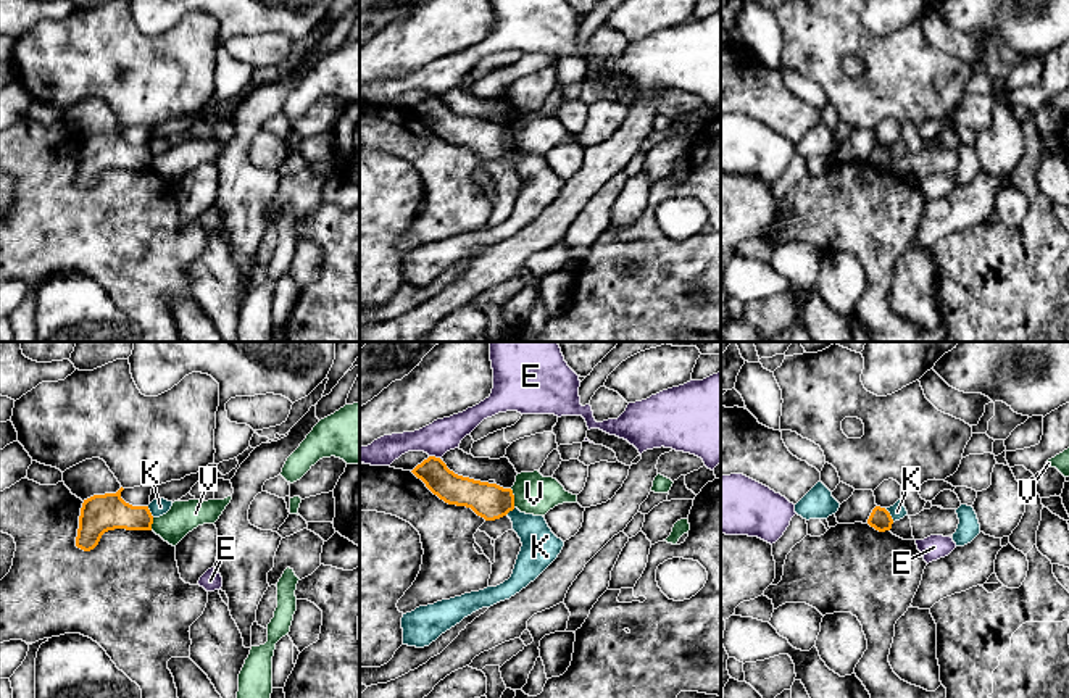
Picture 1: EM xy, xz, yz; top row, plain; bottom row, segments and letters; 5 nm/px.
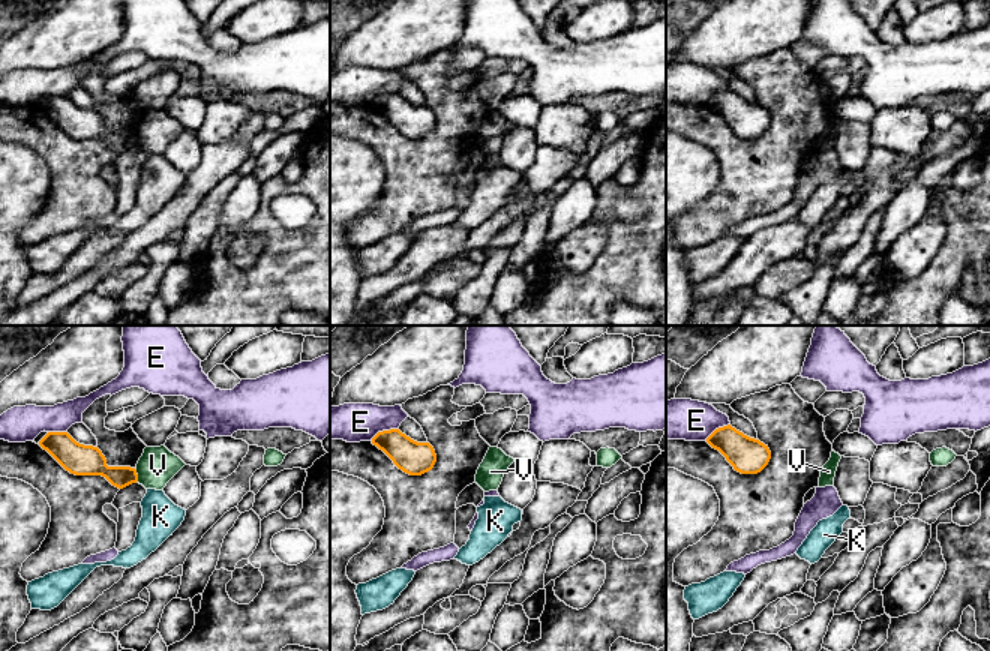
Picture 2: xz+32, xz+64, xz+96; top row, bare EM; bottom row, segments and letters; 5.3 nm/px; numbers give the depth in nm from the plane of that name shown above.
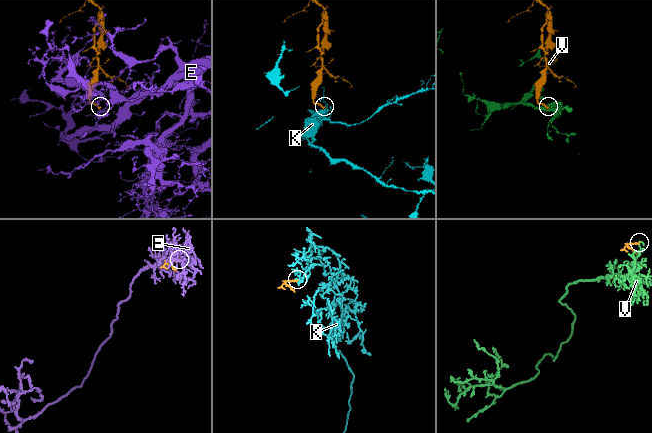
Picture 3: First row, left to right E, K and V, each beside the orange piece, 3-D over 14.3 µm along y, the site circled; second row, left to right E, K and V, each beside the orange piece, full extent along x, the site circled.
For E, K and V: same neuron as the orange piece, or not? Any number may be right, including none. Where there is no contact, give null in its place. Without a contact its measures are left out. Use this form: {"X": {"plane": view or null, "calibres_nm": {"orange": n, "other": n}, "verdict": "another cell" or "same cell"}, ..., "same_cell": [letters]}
{"E": {"plane": "xz", "calibres_nm": {"orange": 150, "other": 160}, "verdict": "another cell"}, "K": {"plane": "yz", "calibres_nm": {"orange": 110, "other": 80}, "verdict": "another cell"}, "V": {"plane": "xz", "calibres_nm": {"orange": 180, "other": 200}, "verdict": "another cell"}, "same_cell": []}

